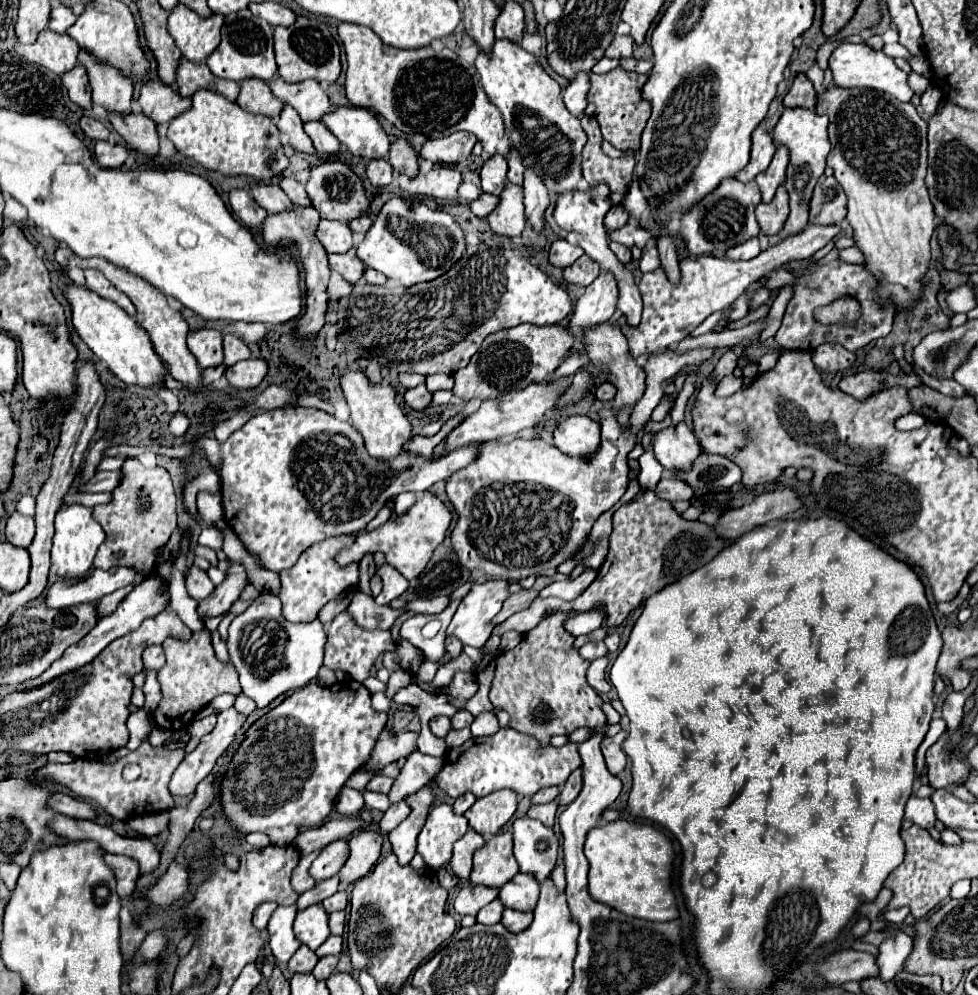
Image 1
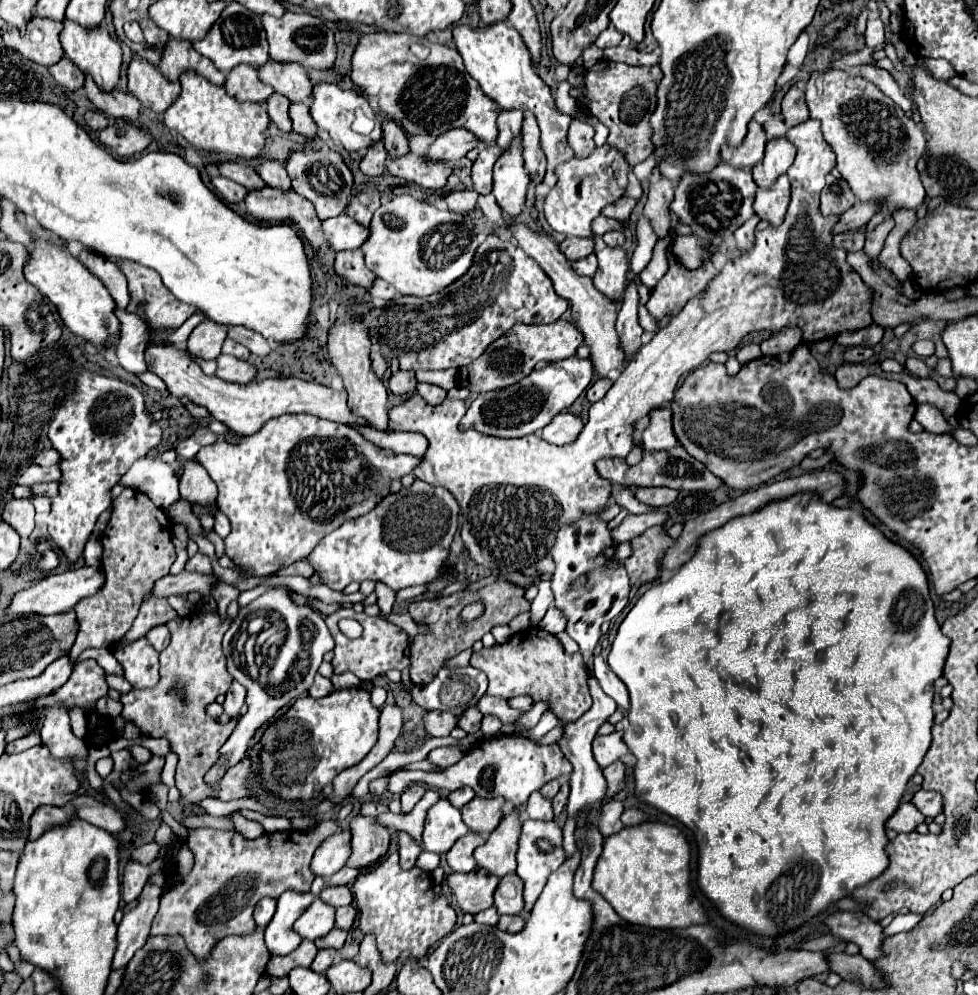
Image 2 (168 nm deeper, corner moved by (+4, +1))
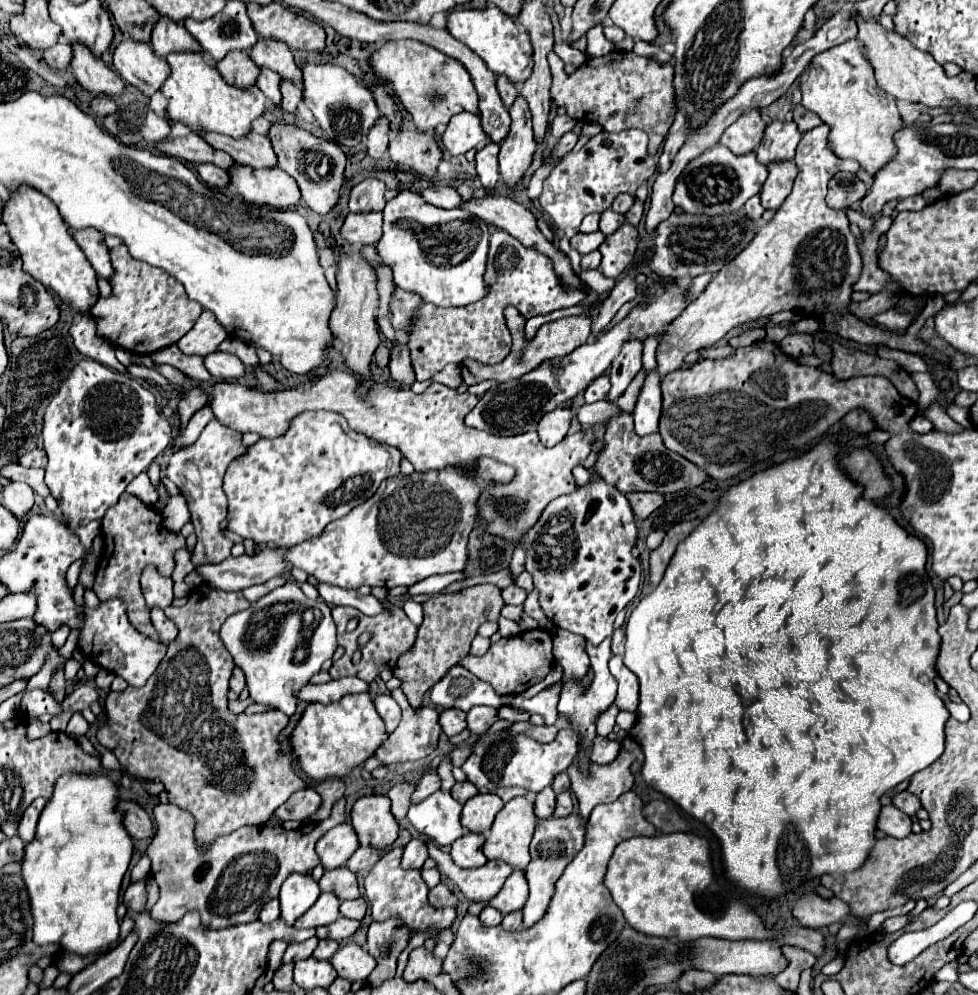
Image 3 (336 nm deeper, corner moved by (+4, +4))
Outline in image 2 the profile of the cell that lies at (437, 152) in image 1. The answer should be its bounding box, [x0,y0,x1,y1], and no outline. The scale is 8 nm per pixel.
[428,128,478,162]

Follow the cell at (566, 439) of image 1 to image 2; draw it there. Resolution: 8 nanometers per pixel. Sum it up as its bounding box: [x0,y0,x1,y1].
[542,412,582,446]

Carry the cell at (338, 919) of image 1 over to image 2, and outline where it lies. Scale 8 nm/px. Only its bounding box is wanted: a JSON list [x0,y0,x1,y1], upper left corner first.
[336,904,358,930]

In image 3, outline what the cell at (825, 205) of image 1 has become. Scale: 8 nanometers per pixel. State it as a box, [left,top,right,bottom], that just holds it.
[826,173,868,209]

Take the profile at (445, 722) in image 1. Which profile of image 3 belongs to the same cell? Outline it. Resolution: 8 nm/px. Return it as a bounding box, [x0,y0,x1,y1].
[440,709,466,737]

